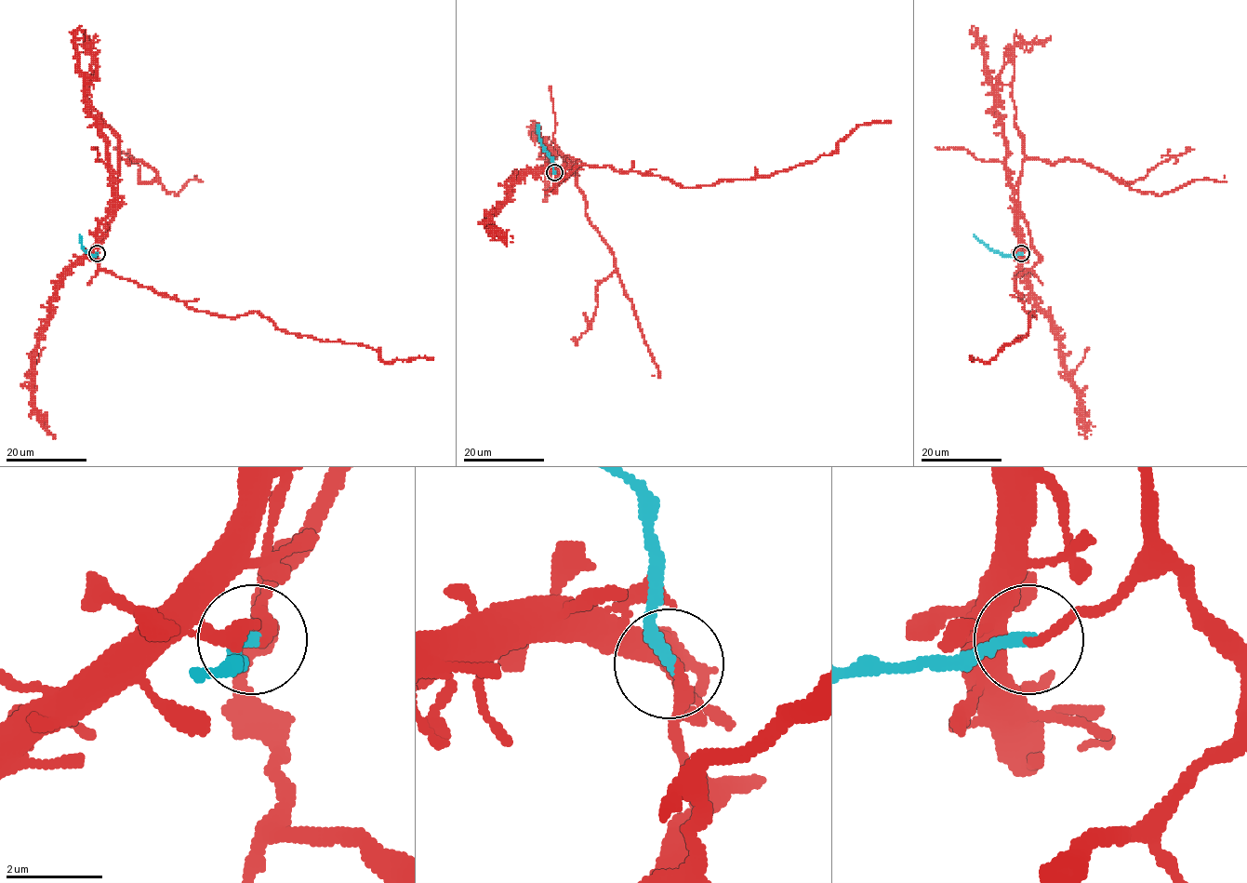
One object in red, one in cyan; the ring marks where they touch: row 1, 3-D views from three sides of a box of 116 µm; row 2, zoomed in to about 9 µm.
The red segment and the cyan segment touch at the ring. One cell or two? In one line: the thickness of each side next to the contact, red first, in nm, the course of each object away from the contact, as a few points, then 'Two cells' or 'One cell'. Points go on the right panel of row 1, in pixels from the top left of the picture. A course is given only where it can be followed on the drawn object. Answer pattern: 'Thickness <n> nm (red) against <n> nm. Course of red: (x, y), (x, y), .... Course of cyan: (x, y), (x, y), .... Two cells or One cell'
Thickness 240 nm (red) against 260 nm. Course of red: (1022, 253), (1039, 256), (1014, 279), (1037, 317), (988, 363), (969, 358). Course of cyan: (1022, 253), (1003, 256), (989, 248), (975, 234). Two cells

